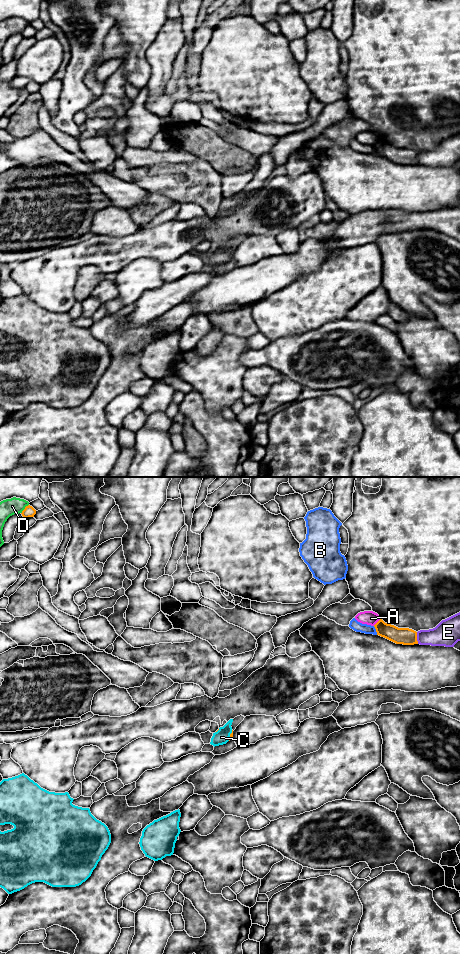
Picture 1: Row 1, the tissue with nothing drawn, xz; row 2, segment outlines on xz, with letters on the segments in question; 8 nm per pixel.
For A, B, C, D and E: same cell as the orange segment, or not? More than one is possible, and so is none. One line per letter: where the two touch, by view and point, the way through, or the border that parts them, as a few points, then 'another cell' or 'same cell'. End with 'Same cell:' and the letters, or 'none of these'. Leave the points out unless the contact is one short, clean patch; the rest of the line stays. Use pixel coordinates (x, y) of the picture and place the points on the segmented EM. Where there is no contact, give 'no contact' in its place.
A: xz (377, 622) | another cell
B: xz (376, 630) | another cell
C: xz (230, 735) | along xz (232, 730), (228, 740) | another cell
D: xz (24, 509) | another cell
E: xz (416, 638) | another cell
Same cell: none of these

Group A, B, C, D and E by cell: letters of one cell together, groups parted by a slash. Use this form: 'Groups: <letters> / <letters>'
Groups: A / B / C / D / E

